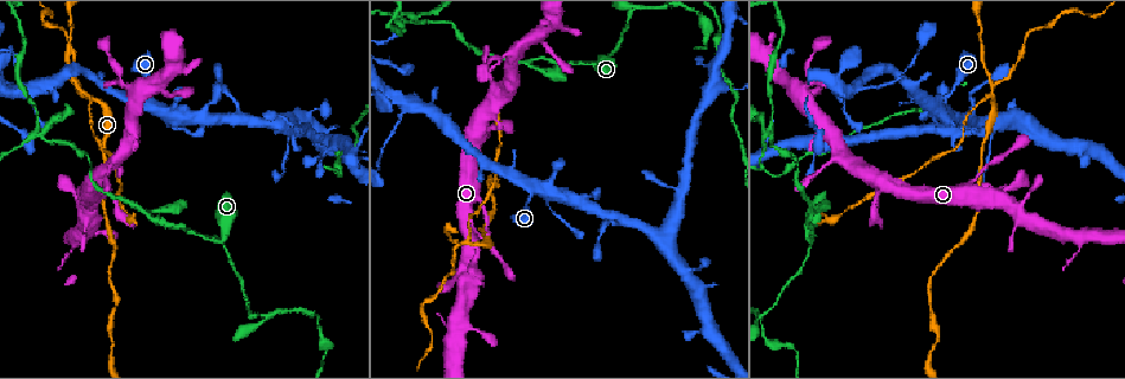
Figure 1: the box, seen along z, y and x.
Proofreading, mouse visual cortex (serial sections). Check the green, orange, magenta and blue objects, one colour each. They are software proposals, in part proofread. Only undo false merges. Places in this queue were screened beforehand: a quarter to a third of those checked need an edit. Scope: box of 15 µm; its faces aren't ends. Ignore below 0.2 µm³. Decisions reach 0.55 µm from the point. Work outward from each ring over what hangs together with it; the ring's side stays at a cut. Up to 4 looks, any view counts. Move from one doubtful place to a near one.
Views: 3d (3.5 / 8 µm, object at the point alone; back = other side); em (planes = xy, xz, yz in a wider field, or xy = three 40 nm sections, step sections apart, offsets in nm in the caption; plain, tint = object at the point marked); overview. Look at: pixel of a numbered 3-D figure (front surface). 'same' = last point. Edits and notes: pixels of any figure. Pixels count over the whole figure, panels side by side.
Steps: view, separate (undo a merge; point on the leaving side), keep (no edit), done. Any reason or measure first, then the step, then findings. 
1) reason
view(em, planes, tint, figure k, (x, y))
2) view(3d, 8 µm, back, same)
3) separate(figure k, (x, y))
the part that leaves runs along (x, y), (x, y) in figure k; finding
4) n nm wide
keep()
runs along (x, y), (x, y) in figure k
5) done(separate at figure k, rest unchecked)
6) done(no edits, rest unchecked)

branch point
view(3d, 3.5 µm, figure 1, (88, 95))

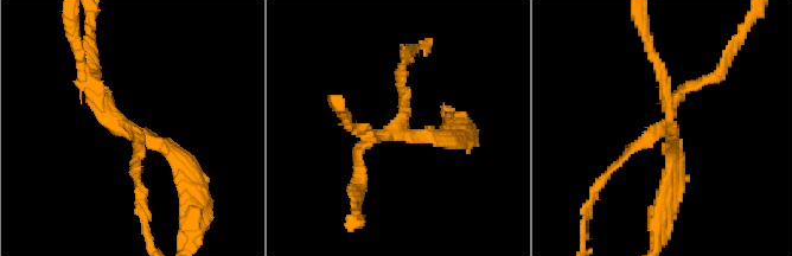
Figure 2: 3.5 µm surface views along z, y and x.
shape alone is not enough
view(em, xy, step 1, tint, figure 2, (398, 131))

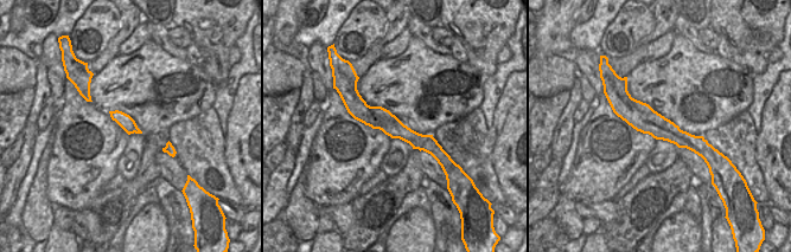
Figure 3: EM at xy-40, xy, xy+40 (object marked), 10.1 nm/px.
240 nm wide
separate(figure 2, (362, 173))
the part that leaves runs along (369, 136), (358, 152), (353, 212) in figure 2; a second cell is stuck on

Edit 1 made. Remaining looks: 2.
branch point
view(3d, 3.5 µm, figure 1, (856, 85))

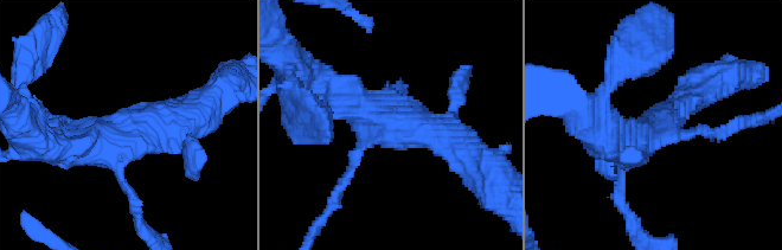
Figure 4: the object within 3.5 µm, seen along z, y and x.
keep()
runs along (459, 149), (316, 88) in figure 4; continuous, no second cell

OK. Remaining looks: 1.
done(separate at figure 2, rest unchecked)

